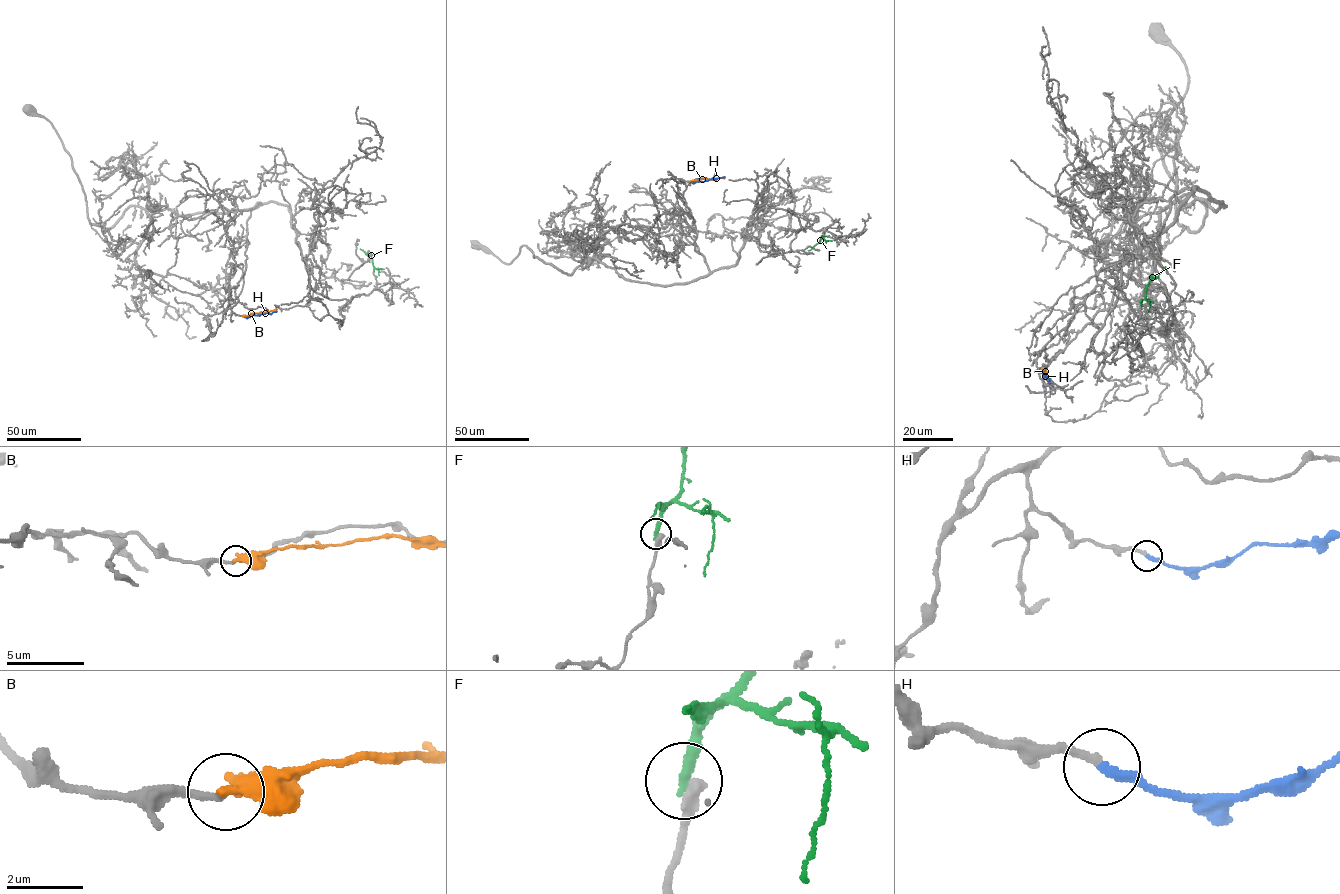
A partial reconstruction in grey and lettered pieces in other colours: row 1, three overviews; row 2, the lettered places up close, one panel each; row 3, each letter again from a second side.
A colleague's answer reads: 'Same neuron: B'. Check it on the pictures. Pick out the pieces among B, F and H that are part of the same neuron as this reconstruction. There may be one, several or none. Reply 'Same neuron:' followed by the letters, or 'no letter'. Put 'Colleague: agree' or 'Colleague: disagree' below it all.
Same neuron: H
Colleague: disagree

